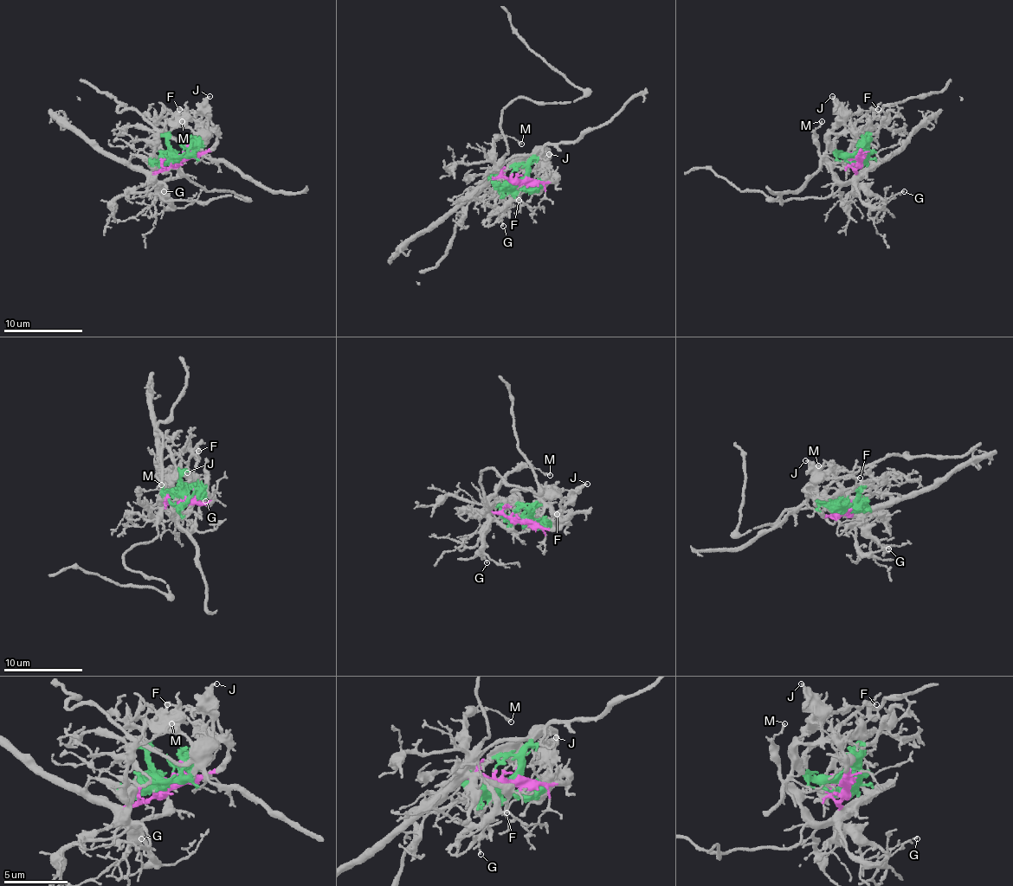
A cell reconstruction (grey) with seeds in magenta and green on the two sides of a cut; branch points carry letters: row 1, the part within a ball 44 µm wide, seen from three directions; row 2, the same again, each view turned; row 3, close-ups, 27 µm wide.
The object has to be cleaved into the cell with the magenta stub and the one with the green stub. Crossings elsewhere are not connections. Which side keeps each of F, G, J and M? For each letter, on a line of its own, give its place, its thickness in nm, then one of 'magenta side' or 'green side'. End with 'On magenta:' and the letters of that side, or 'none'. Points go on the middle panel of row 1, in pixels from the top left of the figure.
F: (519, 200) | 100 nm | green side
G: (503, 226) | 150 nm | magenta side
J: (549, 154) | 280 nm | green side
M: (521, 144) | 160 nm | magenta side
On magenta: G, M

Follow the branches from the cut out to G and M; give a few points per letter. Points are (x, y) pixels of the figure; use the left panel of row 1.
G: (178, 157), (153, 176), (170, 207), (163, 191)
M: (178, 157), (153, 176), (155, 182), (155, 142), (183, 120)

